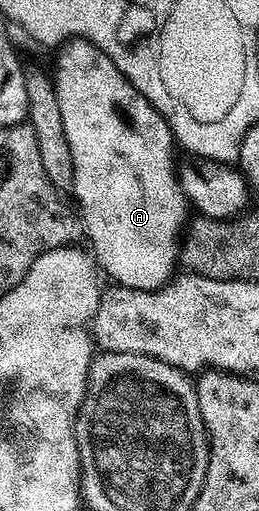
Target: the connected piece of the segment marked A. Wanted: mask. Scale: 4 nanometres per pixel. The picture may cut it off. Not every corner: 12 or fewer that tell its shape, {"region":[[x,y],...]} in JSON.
{"region":[[92,43],[58,109],[113,284],[177,274],[190,204],[168,122]]}

